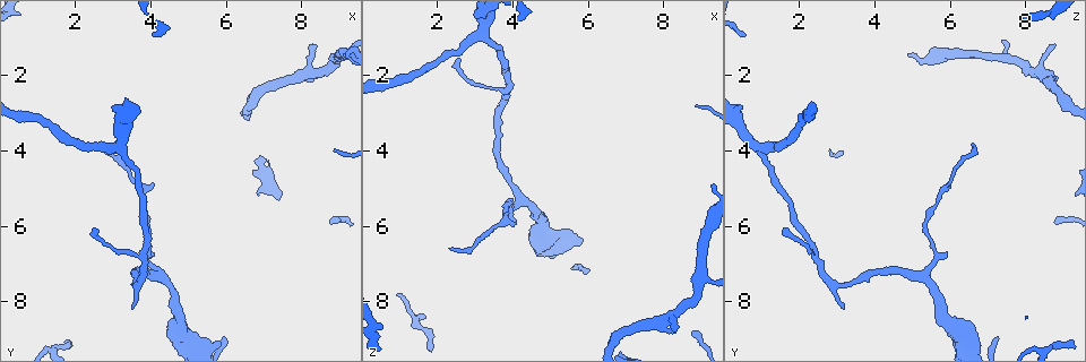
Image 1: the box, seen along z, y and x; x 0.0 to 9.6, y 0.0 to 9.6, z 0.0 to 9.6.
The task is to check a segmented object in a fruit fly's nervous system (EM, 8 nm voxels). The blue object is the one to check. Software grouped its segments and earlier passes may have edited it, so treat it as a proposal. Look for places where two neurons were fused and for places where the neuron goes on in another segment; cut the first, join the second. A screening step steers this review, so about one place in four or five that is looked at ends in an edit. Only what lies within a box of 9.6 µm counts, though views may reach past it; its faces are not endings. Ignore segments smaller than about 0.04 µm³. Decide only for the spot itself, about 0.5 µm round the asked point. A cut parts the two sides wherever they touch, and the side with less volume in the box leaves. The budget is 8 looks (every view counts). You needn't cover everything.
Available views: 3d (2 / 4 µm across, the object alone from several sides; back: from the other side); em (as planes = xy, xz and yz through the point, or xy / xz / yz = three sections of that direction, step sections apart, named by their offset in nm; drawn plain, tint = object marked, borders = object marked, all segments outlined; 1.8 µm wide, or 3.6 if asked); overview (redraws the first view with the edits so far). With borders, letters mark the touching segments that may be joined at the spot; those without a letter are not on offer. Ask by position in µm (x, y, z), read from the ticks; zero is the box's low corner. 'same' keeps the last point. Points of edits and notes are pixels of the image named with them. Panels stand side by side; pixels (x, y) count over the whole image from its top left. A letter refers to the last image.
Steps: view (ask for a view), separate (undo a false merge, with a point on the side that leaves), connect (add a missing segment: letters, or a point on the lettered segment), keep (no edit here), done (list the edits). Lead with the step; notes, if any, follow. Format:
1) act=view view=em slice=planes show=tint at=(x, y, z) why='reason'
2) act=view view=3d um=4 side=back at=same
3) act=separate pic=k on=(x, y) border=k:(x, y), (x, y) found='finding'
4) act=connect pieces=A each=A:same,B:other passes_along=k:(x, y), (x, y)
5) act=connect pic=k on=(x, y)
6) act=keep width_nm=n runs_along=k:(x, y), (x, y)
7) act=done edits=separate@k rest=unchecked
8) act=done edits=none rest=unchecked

act=view view=3d um=2 at=(8.30, 1.15, 8.80) why='an open end'

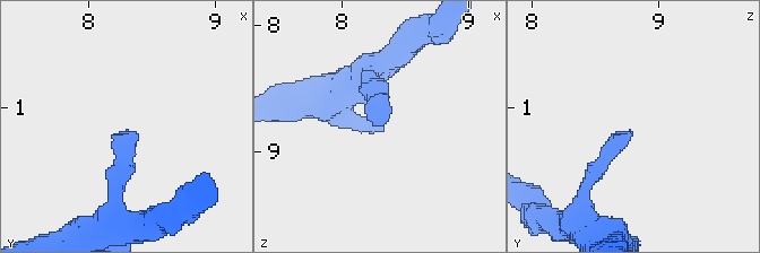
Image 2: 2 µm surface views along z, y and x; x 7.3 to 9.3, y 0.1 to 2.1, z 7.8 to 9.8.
act=view view=em slice=planes show=tint at=(8.28, 1.18, 8.76)

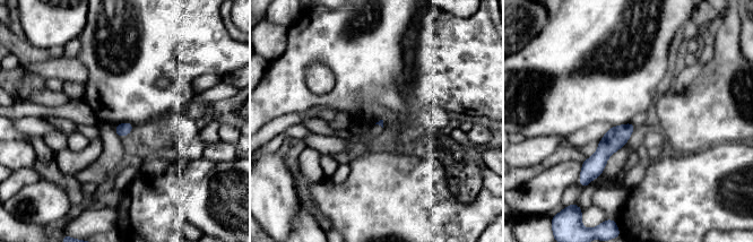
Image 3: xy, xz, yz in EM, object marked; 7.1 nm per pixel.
act=view view=em slice=planes show=borders at=same why='what lies round it'

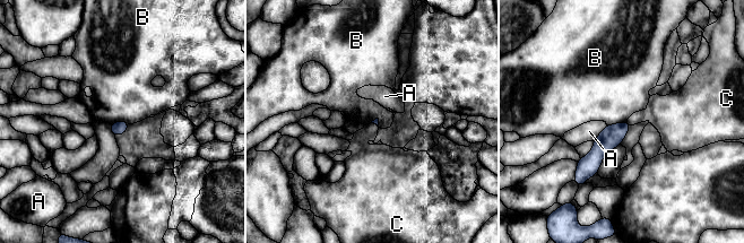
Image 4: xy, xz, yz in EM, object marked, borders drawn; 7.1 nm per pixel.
act=keep each=A:other,B:other,C:other border=4:(626, 120), (607, 126) found='no lettered segment goes on from it'

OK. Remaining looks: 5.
act=view view=3d um=4 at=(4.75, 8.65, 6.15)

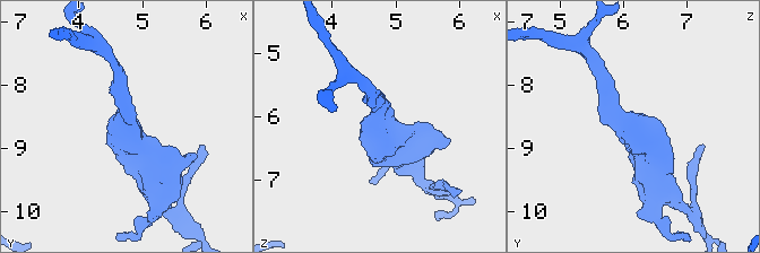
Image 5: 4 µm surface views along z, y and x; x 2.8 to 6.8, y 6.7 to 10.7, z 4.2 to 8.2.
act=view view=em slice=yz step=8 show=tint at=(4.70, 8.70, 6.15)

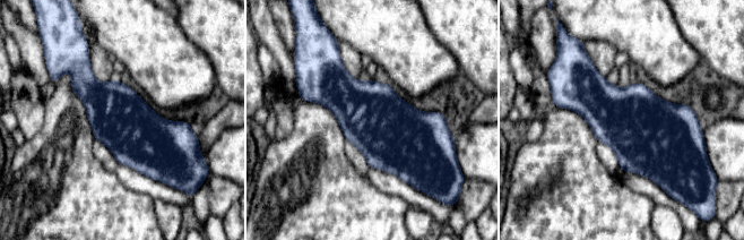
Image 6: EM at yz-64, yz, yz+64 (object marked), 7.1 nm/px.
act=view view=em slice=xz step=16 show=borders at=same

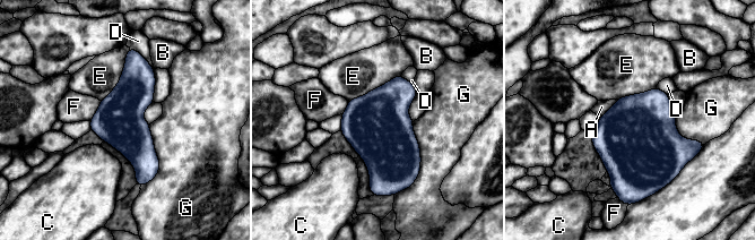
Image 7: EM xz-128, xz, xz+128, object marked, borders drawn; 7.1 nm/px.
act=keep each=A:other,B:other,C:other,D:other,E:other,F:other,G:other border=7:(129, 48), (119, 83), (101, 101) found='continuous, no second neuron'

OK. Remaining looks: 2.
act=view view=3d um=4 at=(3.55, 8.20, 3.20) why='thin end'

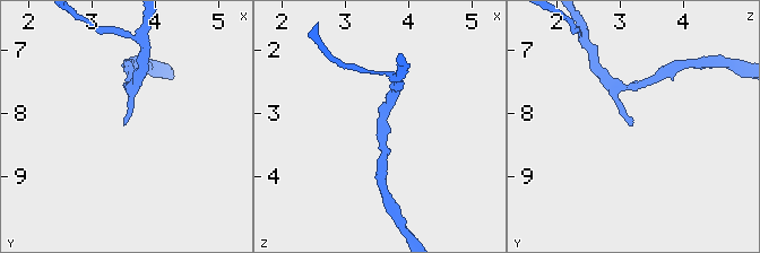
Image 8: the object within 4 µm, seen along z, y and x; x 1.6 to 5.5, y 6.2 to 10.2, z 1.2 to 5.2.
act=view view=em slice=planes show=borders at=(3.55, 8.15, 3.20)

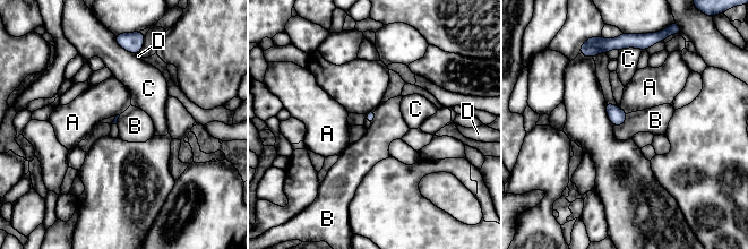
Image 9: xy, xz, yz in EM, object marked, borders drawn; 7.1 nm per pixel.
act=keep each=A:other,B:other,C:other,D:other border=9:(628, 113), (619, 126), (613, 126) found='none of them fits'

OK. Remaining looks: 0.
act=done edits=none rest=unchecked

